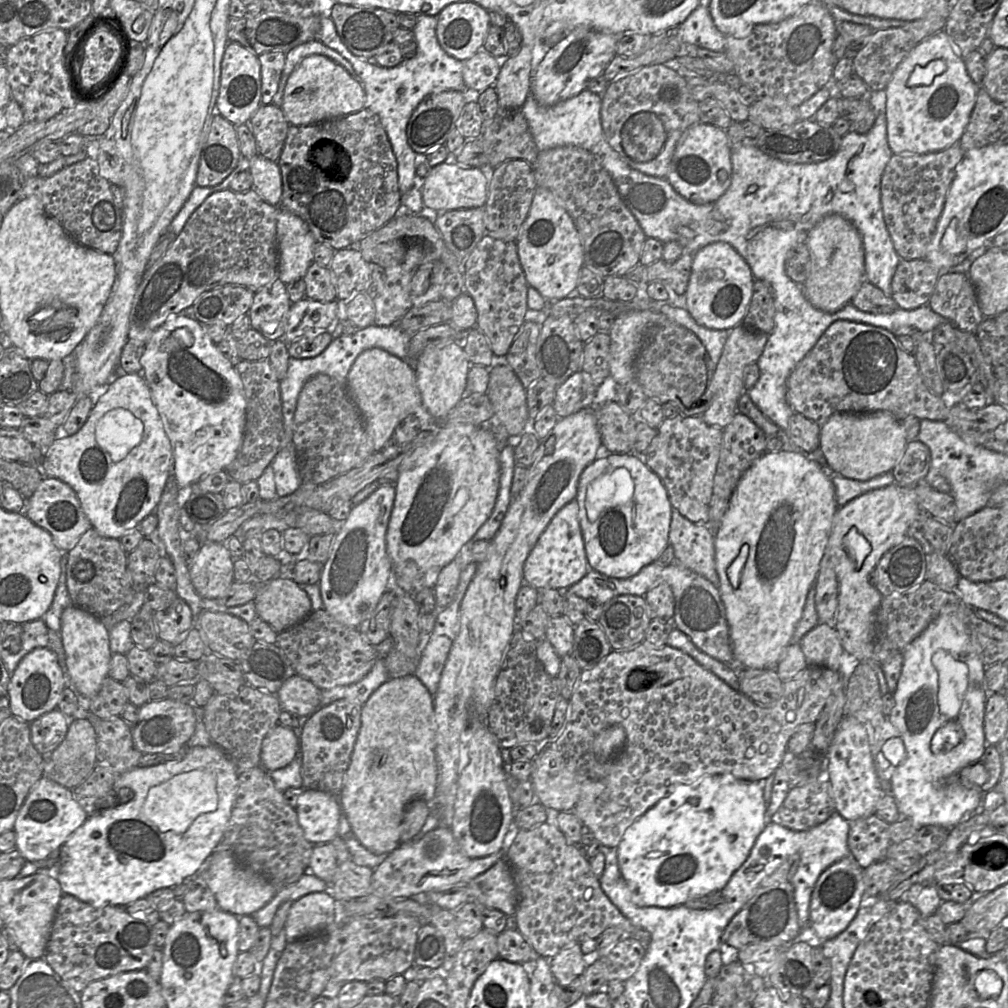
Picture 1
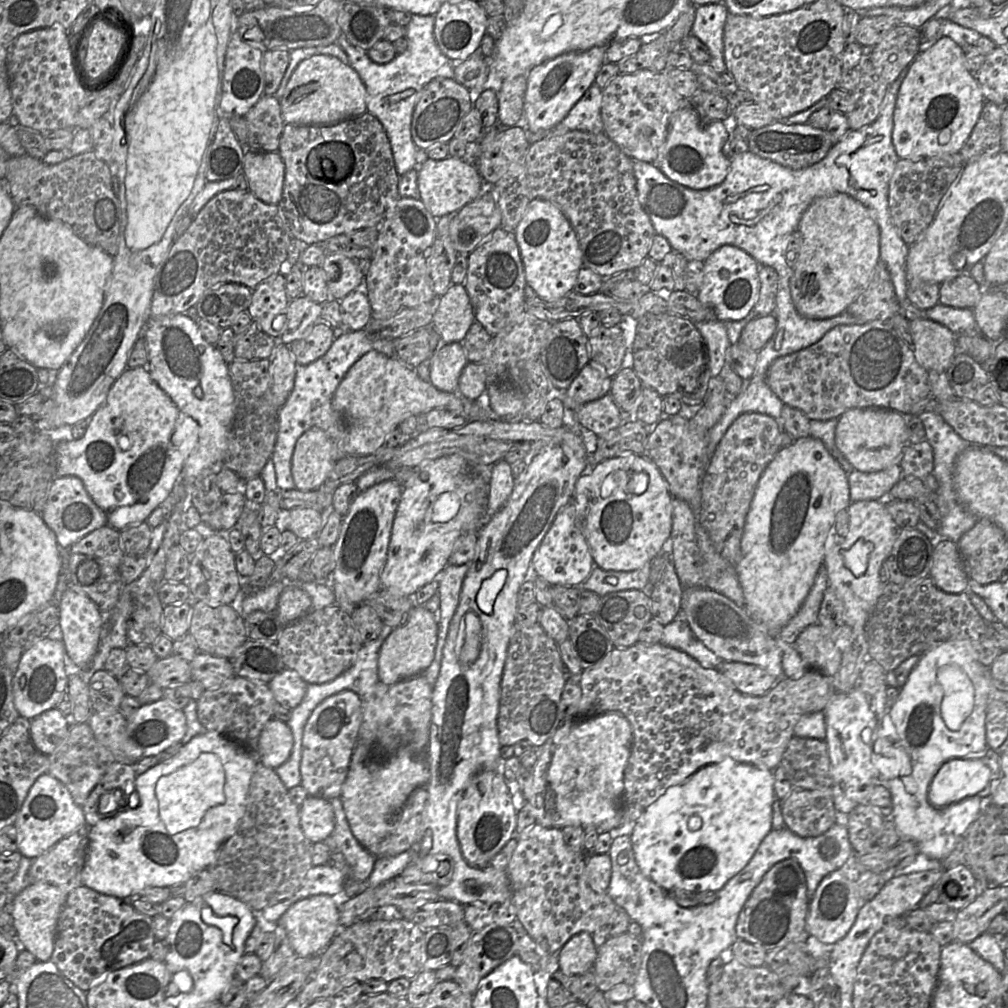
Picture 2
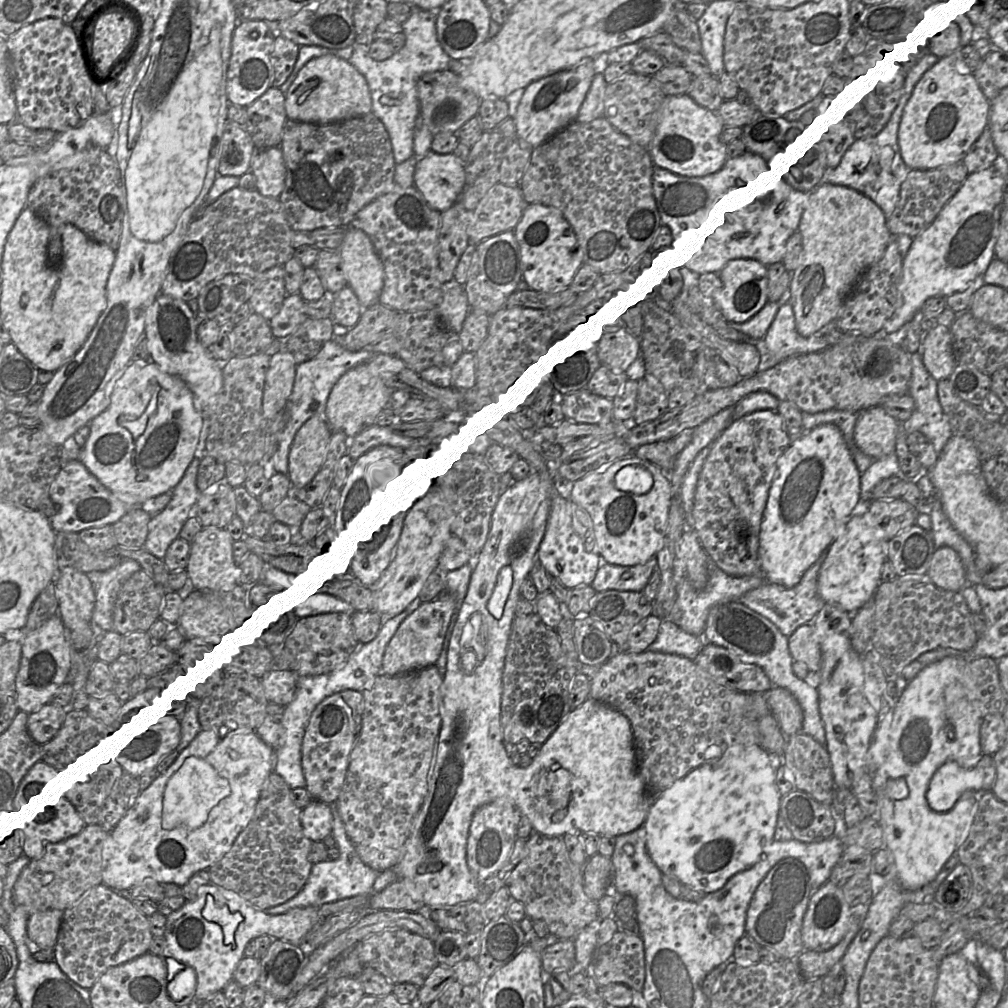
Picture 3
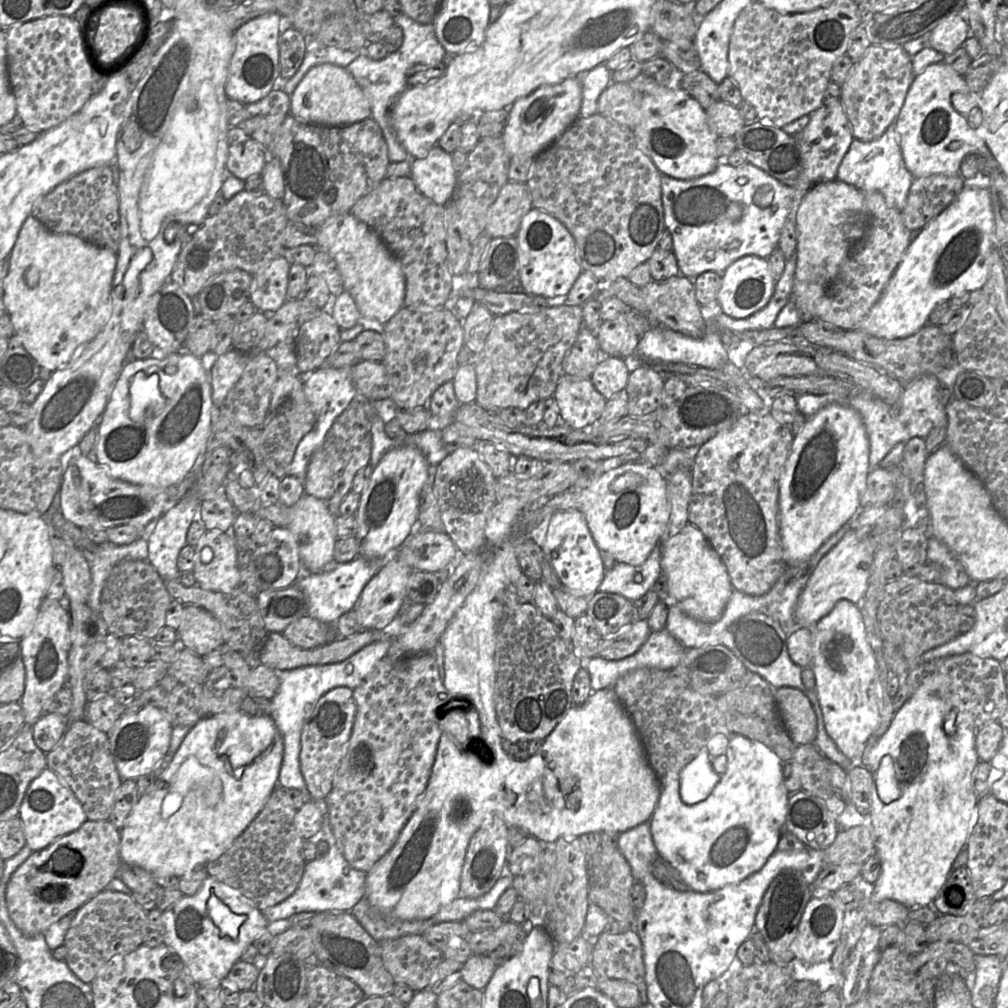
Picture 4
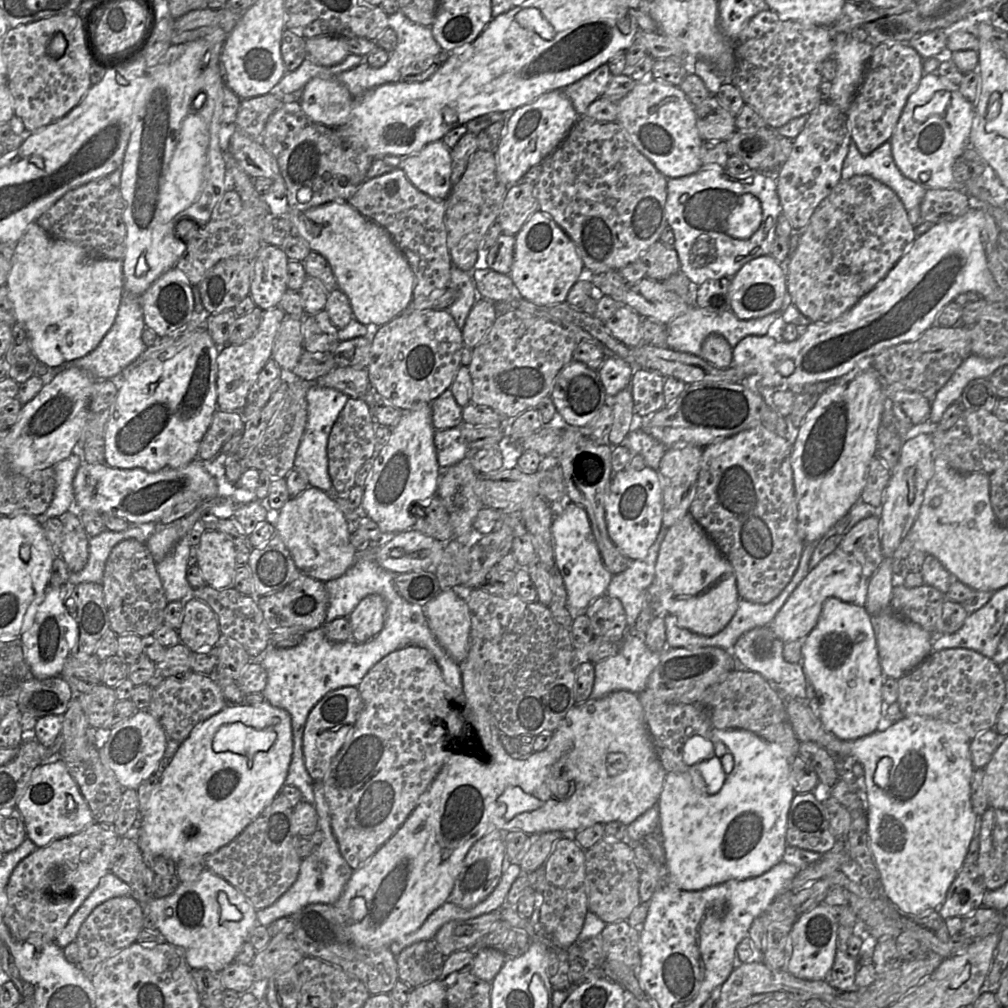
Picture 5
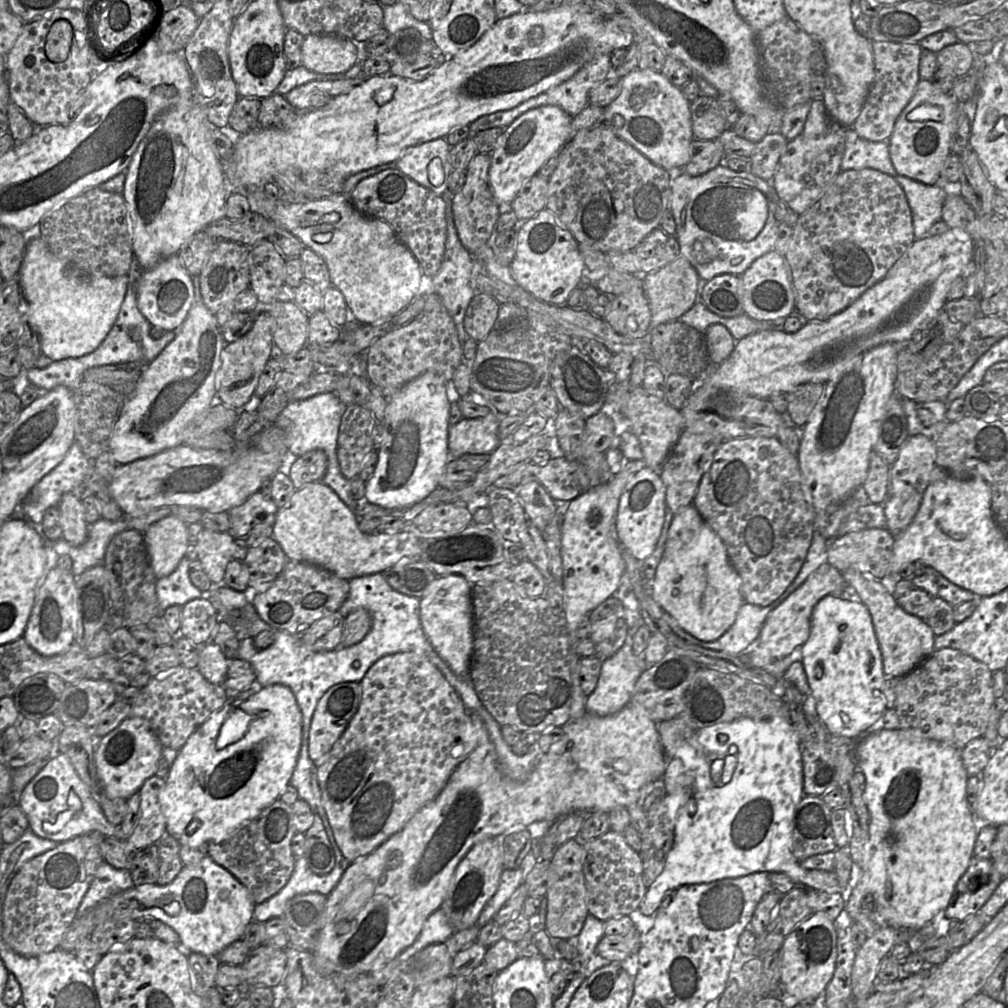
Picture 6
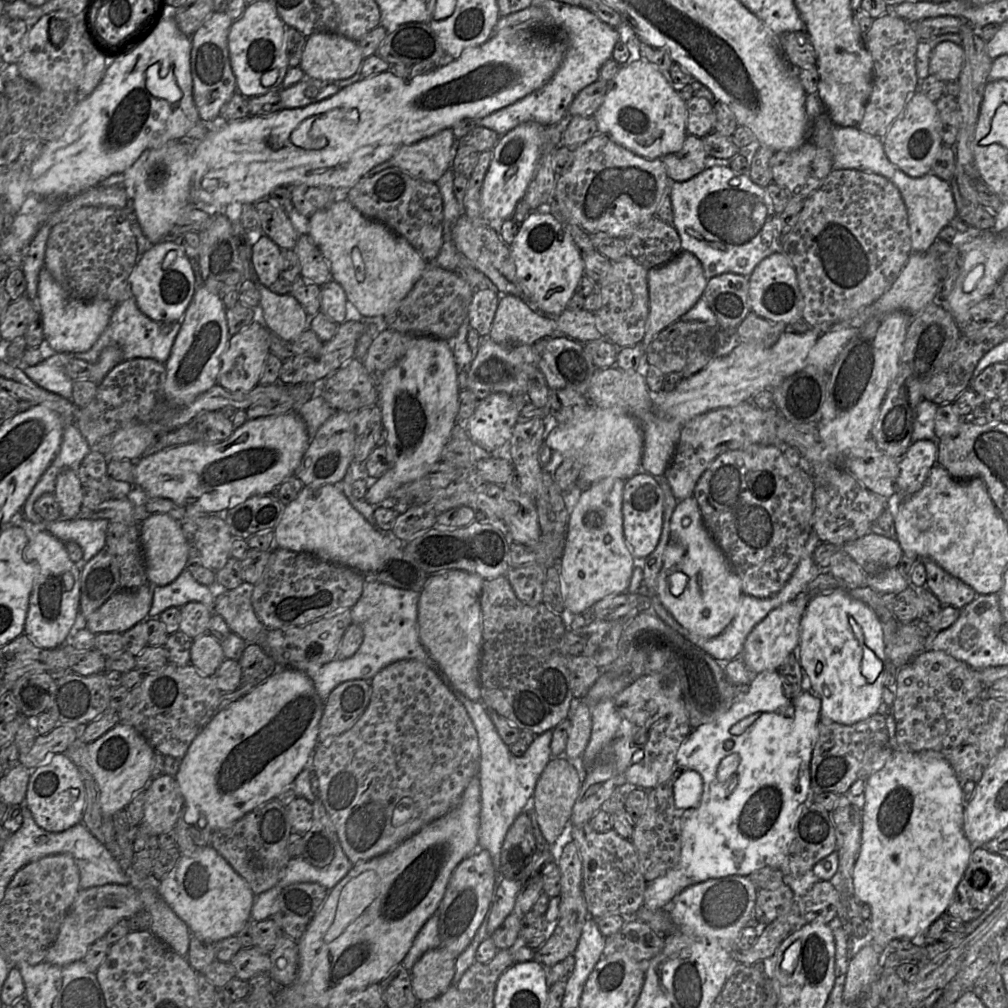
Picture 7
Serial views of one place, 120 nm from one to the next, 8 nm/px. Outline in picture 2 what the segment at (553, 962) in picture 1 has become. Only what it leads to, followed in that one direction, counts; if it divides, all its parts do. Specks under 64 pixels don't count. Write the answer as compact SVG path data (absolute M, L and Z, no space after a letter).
M590 933L572 936L556 955L559 970L567 976L579 976L592 970L597 950Z

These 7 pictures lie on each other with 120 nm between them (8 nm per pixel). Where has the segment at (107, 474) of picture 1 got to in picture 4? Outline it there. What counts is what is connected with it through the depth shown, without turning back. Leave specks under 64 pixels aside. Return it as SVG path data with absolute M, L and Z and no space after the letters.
M178 351L167 354L161 359L152 357L145 359L128 359L124 363L110 391L105 409L97 422L97 441L94 452L94 460L100 466L104 467L113 478L132 484L149 485L162 489L167 489L173 485L176 485L184 480L184 478L192 470L201 448L207 443L212 423L213 405L214 404L211 397L210 373L202 365L201 358L195 357L189 352Z

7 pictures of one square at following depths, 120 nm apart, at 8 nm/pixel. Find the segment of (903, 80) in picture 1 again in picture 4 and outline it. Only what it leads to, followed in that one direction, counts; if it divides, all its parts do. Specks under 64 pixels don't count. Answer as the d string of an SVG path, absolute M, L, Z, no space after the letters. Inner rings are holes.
M943 61L929 65L914 78L895 120L902 158L914 178L933 174L959 175L960 164L969 153L978 153L987 161L995 161L984 140L977 135L967 119L954 109L951 97L957 93L975 99L977 107L983 109L980 93L970 90L964 76ZM956 141L961 142L960 148L950 150L950 144Z

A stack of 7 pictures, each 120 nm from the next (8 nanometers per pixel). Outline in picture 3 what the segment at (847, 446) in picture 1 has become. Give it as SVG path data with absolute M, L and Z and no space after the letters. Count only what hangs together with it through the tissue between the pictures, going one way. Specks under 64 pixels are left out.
M881 405L864 409L858 413L854 427L857 447L874 460L895 452L898 421Z

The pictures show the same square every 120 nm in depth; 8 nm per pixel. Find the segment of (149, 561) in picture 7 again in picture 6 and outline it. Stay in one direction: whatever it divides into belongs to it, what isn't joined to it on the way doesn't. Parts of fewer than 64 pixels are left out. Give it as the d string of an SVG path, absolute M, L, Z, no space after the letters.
M171 514L144 531L144 543L157 579L169 576L186 555L188 524Z

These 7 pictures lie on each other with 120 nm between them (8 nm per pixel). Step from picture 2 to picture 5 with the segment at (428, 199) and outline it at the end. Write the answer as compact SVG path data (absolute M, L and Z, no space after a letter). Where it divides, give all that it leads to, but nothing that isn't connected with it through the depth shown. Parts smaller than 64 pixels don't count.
M437 140L427 144L418 153L403 158L398 168L403 169L408 180L421 192L435 200L446 201L452 189L452 161L451 149L442 140Z

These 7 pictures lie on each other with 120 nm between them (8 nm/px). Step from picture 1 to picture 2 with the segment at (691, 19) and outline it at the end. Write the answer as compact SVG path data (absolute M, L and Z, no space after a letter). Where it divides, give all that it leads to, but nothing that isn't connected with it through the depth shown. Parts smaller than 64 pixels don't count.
M723 3L695 7L690 34L704 43L710 52L709 65L719 75L726 72L724 62L724 27L729 13Z

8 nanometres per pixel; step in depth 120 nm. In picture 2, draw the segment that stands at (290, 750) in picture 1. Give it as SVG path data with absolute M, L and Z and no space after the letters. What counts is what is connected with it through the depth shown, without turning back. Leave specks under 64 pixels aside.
M273 718L265 724L258 738L258 761L276 769L289 759L293 744L293 734L288 724Z

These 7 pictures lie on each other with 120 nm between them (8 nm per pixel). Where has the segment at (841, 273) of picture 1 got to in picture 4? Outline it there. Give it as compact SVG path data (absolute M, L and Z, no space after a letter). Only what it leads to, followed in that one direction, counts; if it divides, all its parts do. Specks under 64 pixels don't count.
M837 179L816 184L804 196L795 219L796 271L791 300L799 311L801 323L817 319L817 306L836 278L850 246L863 230L865 218L864 193Z

